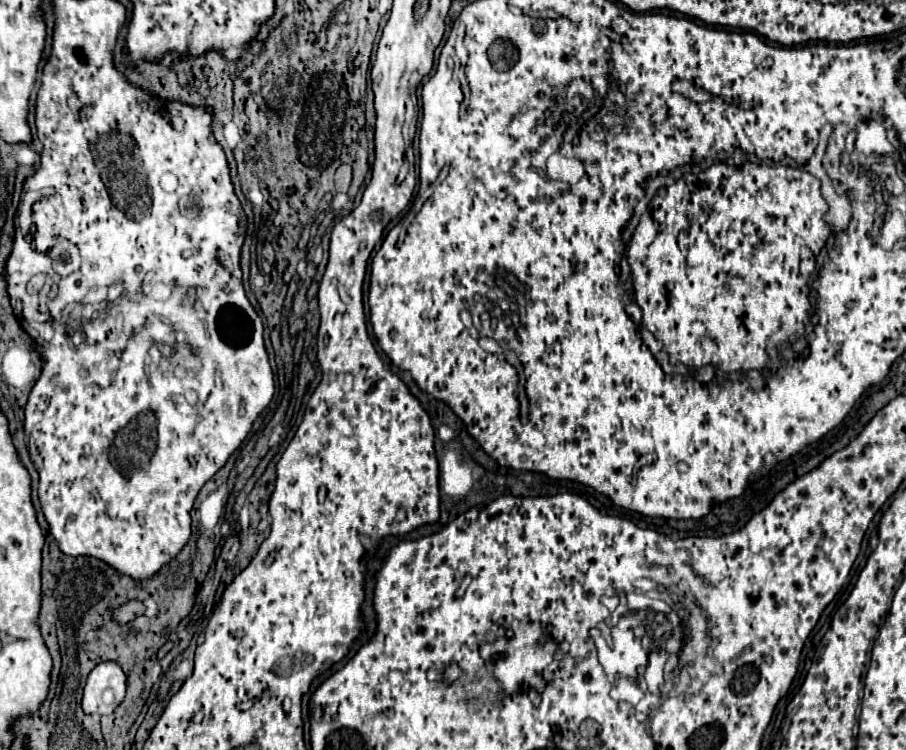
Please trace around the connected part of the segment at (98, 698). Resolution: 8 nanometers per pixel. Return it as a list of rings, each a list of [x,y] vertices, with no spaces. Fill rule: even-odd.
[[[114,660],[100,662],[88,676],[82,696],[86,714],[112,714],[126,694],[126,674]]]

